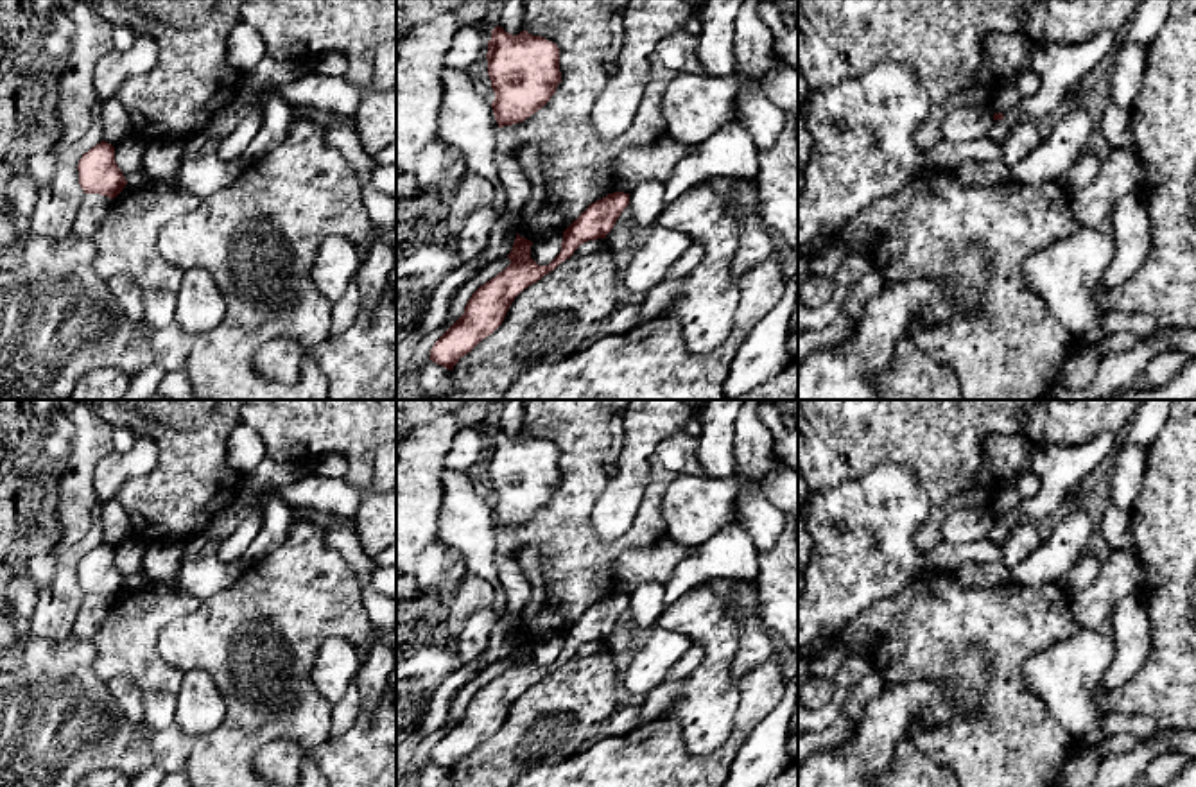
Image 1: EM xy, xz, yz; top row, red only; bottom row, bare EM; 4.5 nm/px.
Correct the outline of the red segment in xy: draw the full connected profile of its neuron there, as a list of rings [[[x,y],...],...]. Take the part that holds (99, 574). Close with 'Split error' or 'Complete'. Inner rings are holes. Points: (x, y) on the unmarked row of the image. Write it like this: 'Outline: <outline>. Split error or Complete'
Outline: [[[104,541],[82,556],[77,572],[84,595],[100,595],[115,601],[127,586],[115,563],[115,549]]]. Complete

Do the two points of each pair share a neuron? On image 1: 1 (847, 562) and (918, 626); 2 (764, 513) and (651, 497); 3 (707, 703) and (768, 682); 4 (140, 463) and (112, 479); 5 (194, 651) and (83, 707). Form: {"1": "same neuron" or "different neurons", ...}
{"1": "different neurons", "2": "different neurons", "3": "different neurons", "4": "same neuron", "5": "same neuron"}

